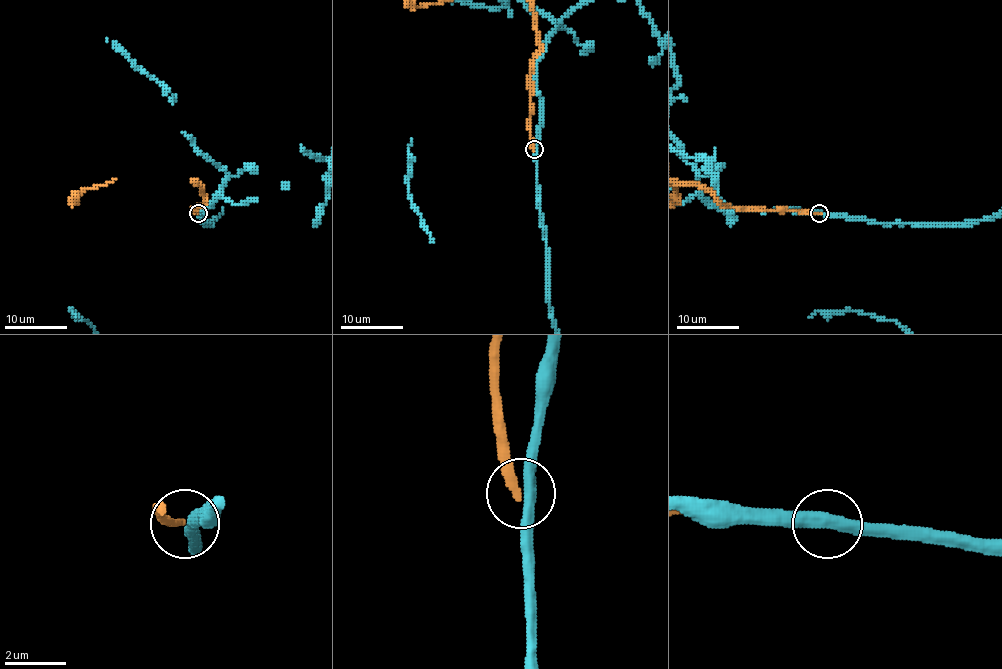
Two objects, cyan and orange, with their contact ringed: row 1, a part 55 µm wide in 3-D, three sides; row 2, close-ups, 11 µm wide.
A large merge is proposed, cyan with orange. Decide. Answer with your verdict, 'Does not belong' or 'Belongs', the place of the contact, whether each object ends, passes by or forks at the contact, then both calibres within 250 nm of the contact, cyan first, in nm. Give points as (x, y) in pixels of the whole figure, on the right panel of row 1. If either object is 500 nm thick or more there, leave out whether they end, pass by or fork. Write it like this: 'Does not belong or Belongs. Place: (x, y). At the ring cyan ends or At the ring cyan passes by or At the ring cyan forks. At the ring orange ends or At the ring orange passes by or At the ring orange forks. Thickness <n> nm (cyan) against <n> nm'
Does not belong. Place: (819, 213). At the ring cyan passes by. At the ring orange ends. Thickness 400 nm (cyan) against 260 nm

